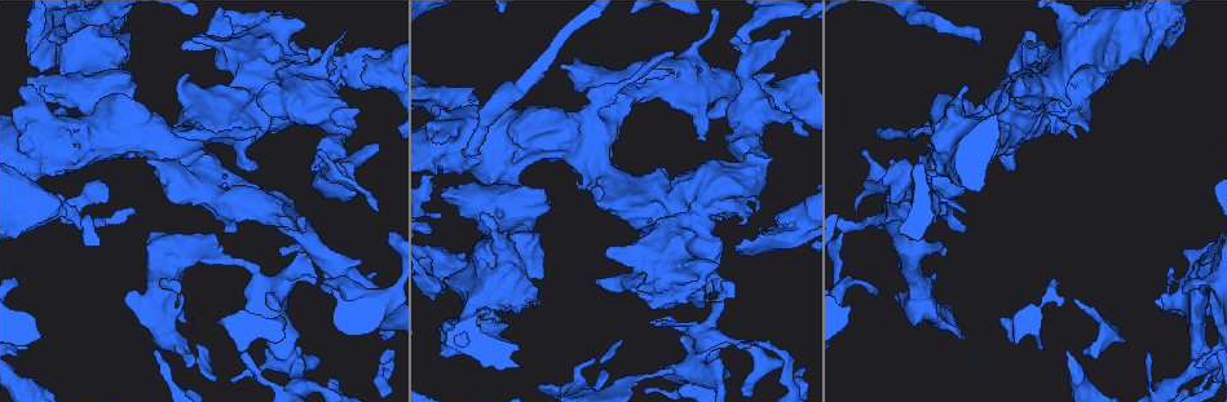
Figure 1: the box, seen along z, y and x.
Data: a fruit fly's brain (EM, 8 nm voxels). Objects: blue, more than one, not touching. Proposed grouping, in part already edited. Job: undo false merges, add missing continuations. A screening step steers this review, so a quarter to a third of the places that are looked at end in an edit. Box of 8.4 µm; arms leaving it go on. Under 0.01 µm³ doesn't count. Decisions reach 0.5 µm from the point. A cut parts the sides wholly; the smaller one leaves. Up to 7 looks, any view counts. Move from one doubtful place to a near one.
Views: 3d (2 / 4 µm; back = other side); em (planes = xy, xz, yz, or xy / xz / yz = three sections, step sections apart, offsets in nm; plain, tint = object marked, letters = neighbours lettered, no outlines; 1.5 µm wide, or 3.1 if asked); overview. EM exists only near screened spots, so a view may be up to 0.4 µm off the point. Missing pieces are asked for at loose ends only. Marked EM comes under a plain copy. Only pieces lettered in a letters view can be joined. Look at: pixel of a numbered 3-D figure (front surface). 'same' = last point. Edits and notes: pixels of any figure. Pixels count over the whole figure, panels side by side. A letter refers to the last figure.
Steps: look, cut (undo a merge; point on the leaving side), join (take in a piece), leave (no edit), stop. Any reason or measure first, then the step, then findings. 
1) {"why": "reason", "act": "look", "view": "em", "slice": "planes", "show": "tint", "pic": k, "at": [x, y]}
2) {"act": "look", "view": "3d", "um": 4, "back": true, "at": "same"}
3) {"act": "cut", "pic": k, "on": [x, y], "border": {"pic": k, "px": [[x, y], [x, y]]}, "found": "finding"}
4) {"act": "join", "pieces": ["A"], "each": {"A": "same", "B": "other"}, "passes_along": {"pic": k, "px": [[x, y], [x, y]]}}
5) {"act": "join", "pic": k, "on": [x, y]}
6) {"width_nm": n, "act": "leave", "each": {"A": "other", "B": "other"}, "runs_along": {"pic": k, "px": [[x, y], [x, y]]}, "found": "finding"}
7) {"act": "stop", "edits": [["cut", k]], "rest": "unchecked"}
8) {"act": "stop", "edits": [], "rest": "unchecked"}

{"why": "thick turns thin", "act": "look", "view": "em", "slice": "planes", "show": "letters", "pic": 1, "at": [756, 23]}

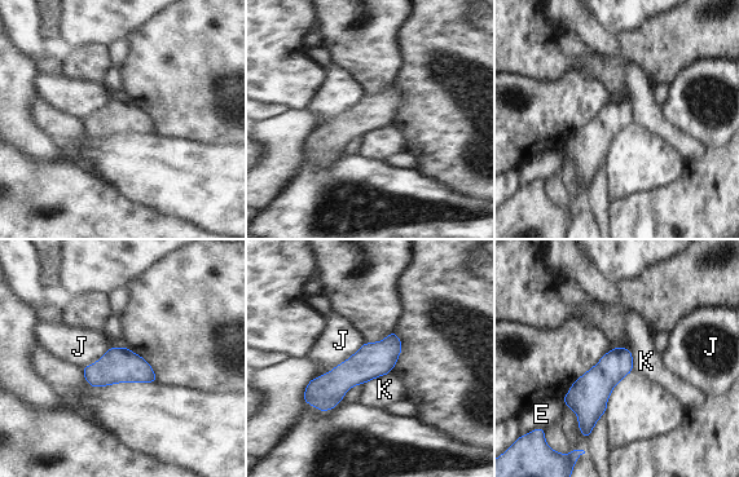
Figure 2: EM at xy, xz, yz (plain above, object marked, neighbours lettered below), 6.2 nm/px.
{"act": "leave", "each": {"E": "other", "J": "other", "K": "other"}, "runs_along": {"pic": 2, "px": [[397, 343], [326, 392], [307, 398]]}, "found": "all the same cell"}

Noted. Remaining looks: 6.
{"why": "thick end", "act": "look", "view": "em", "slice": "planes", "show": "letters", "pic": 1, "at": [794, 115]}

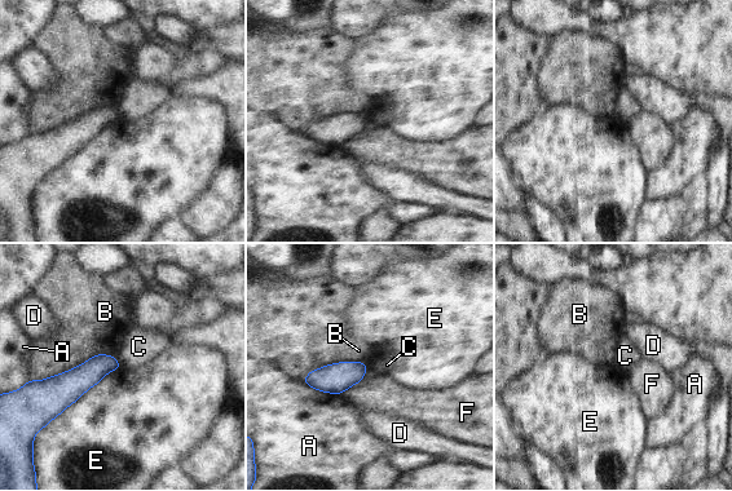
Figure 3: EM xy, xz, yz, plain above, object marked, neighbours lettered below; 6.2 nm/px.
{"longest_contact_nm": ["E", 550], "act": "leave", "each": {"A": "other", "B": "other", "C": "other", "D": "other", "E": "other", "F": "other"}, "border": {"pic": 3, "px": [[369, 366], [358, 381]]}, "found": "none of them fits"}

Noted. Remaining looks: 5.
{"why": "touches itself", "act": "look", "view": "em", "slice": "planes", "show": "tint", "pic": 1, "at": [716, 243]}

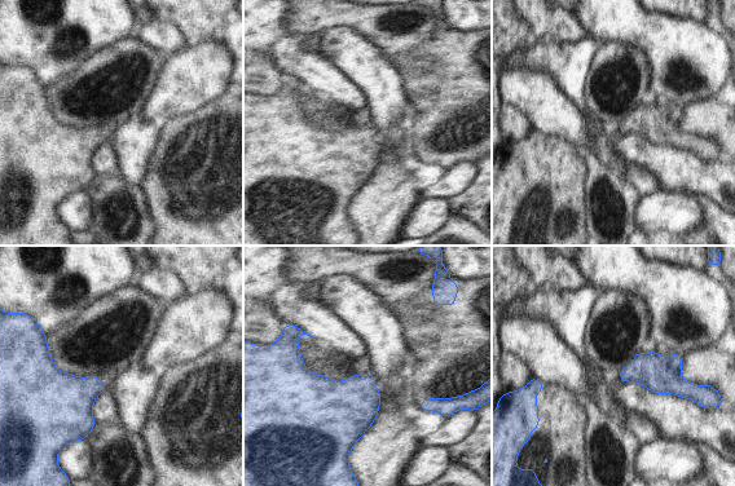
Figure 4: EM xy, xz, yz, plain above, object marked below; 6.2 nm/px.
{"act": "look", "view": "em", "slice": "planes", "show": "letters", "at": "same"}

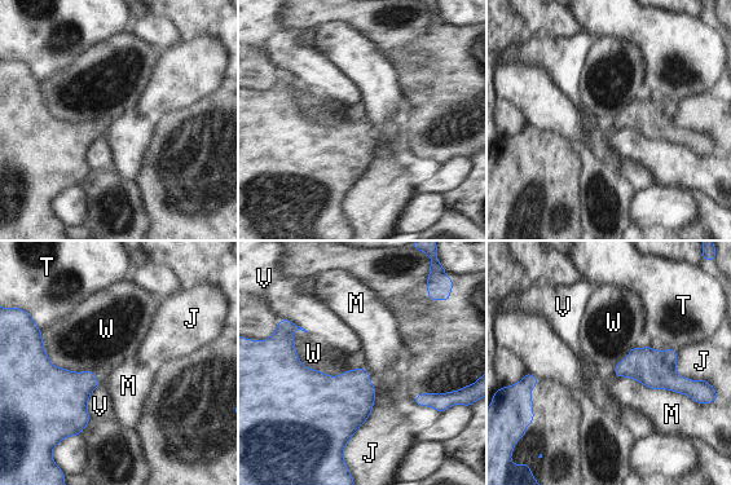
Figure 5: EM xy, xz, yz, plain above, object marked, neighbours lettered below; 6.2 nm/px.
{"width_nm": 240, "act": "leave", "each": {"J": "other", "M": "other", "T": "other", "V": "other", "W": "other"}, "border": {"pic": 5, "px": [[291, 334], [305, 366], [351, 370]]}, "found": "all the same cell"}

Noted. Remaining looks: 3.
{"act": "stop", "edits": [], "rest": "unchecked"}

